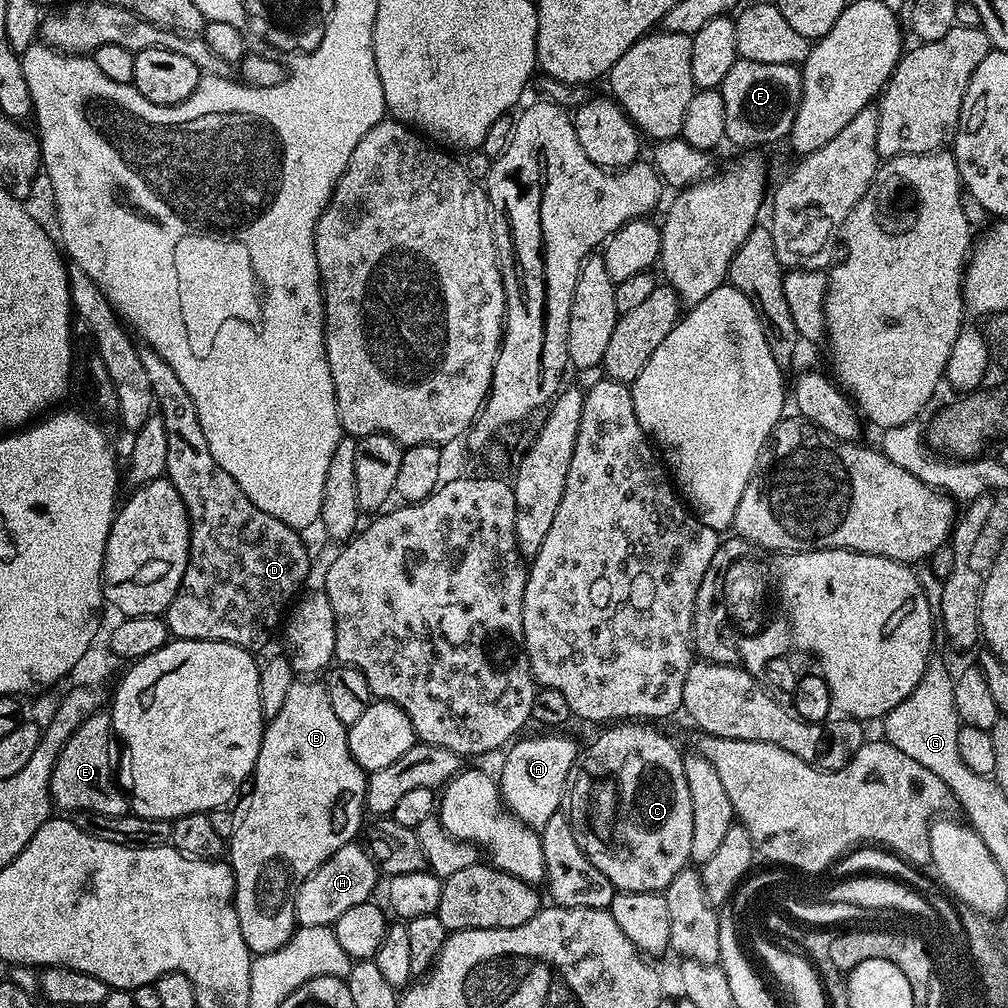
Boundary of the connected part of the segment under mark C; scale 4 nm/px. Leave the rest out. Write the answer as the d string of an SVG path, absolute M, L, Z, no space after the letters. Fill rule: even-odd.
M616 722L605 727L604 732L588 749L581 751L576 757L574 766L568 775L568 787L566 789L566 811L568 821L578 838L578 846L610 878L610 882L615 886L617 892L658 892L663 893L665 888L674 882L674 878L681 870L689 867L692 855L690 854L690 837L694 835L694 814L690 810L690 789L686 787L686 770L684 769L684 756L676 749L676 744L668 736L663 736L659 732L659 727L648 722Z

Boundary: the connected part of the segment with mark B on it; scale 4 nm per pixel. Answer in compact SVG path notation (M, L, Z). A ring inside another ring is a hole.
M296 678L293 679L290 690L286 693L286 702L282 702L282 710L278 710L278 714L272 716L264 725L264 737L260 743L258 750L258 762L252 784L252 797L248 800L248 809L244 812L244 817L235 821L230 843L226 848L226 856L232 866L232 872L236 876L236 913L238 914L238 926L242 926L242 938L246 942L246 946L254 954L262 952L273 952L282 947L287 940L292 938L293 932L296 931L298 925L296 922L296 911L294 910L294 902L296 901L296 891L300 888L300 884L310 874L314 874L314 870L318 870L318 866L322 866L322 862L326 862L338 850L342 850L342 846L353 843L357 839L356 835L361 835L362 825L365 823L366 809L364 799L366 798L366 782L368 781L366 771L355 761L348 745L348 728L338 722L338 717L334 715L333 708L330 707L330 694L327 687L323 683L318 682L316 678Z

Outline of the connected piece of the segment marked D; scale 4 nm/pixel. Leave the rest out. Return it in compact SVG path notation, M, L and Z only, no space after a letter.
M141 343L137 347L136 353L142 362L142 367L146 370L148 381L150 381L152 399L158 409L158 414L162 418L162 422L166 422L166 466L164 467L166 479L174 486L174 490L178 490L178 494L182 494L182 502L186 502L188 521L192 527L186 574L182 574L182 582L164 616L168 624L168 631L175 639L226 641L248 651L258 652L258 649L267 644L278 622L280 621L280 624L283 621L286 609L297 599L296 591L303 586L304 579L308 576L308 548L304 545L303 538L300 537L303 535L297 529L286 526L286 522L278 522L278 518L274 518L274 514L266 514L266 510L258 510L258 506L254 506L254 502L250 502L250 498L246 498L242 486L238 486L238 482L234 482L234 478L230 478L230 474L226 474L226 470L222 470L222 466L218 466L218 462L214 462L214 454L210 454L210 446L206 446L206 434L202 434L202 422L198 422L198 410L194 406L194 398L190 398L186 386L182 386L182 381L178 379L178 374L174 374L171 366L159 357L149 344Z

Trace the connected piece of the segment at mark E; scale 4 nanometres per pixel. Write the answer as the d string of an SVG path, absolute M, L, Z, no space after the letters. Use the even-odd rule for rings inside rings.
M107 711L91 712L72 731L66 746L62 746L52 771L52 802L57 809L65 808L68 814L83 810L107 816L123 816L129 811L129 797L123 787L120 789L116 785L116 764L112 761L112 744L114 745L112 717Z

